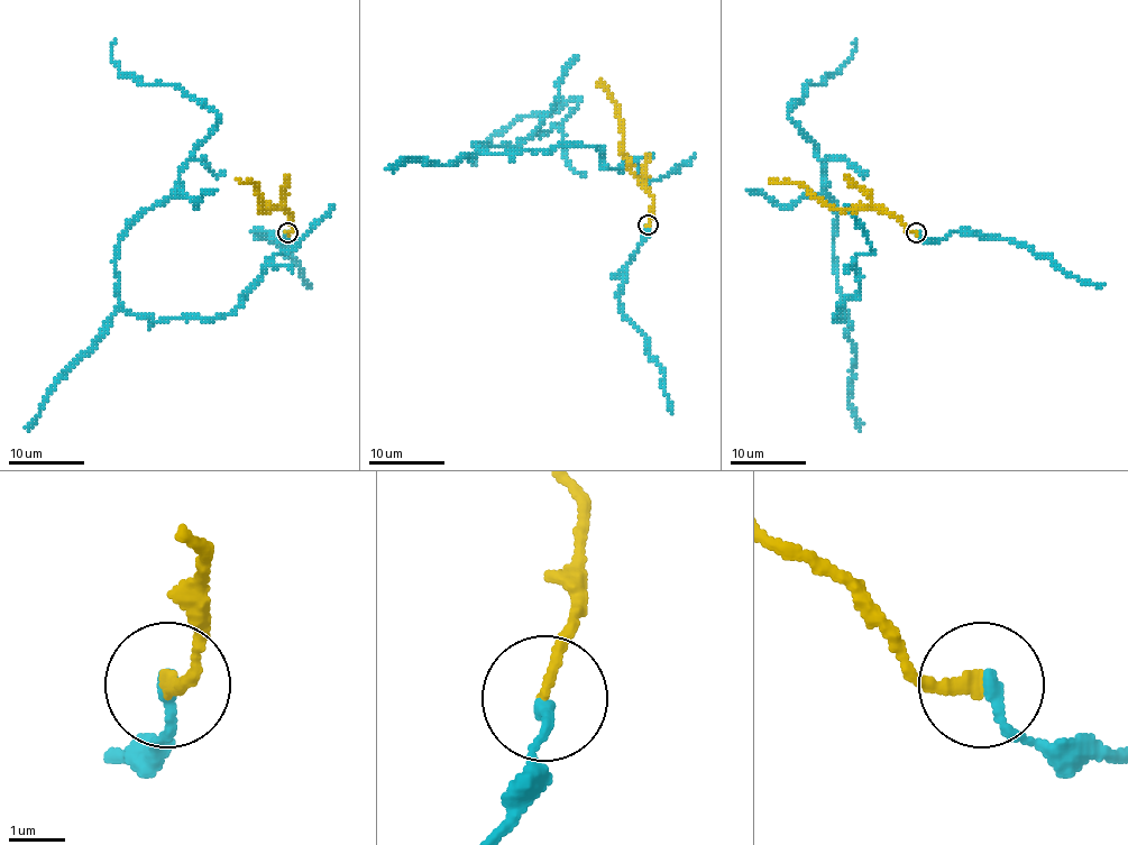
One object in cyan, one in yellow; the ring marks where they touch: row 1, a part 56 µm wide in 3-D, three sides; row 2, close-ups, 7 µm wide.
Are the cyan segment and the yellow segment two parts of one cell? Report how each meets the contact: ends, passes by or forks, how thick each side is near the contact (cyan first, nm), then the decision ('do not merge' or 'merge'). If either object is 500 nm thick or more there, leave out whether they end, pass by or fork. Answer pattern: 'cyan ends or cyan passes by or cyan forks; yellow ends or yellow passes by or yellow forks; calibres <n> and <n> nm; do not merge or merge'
cyan ends; yellow ends; calibres 260 and 220 nm; merge

